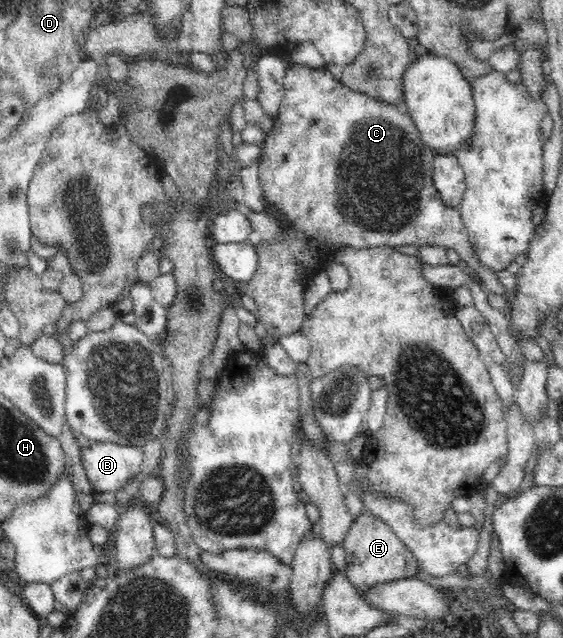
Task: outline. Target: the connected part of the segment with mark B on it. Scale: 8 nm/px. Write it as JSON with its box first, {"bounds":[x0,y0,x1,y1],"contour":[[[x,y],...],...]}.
{"bounds":[81,440,143,493],"contour":[[[110,440],[91,442],[81,450],[81,463],[94,491],[115,493],[142,475],[143,449]]]}

